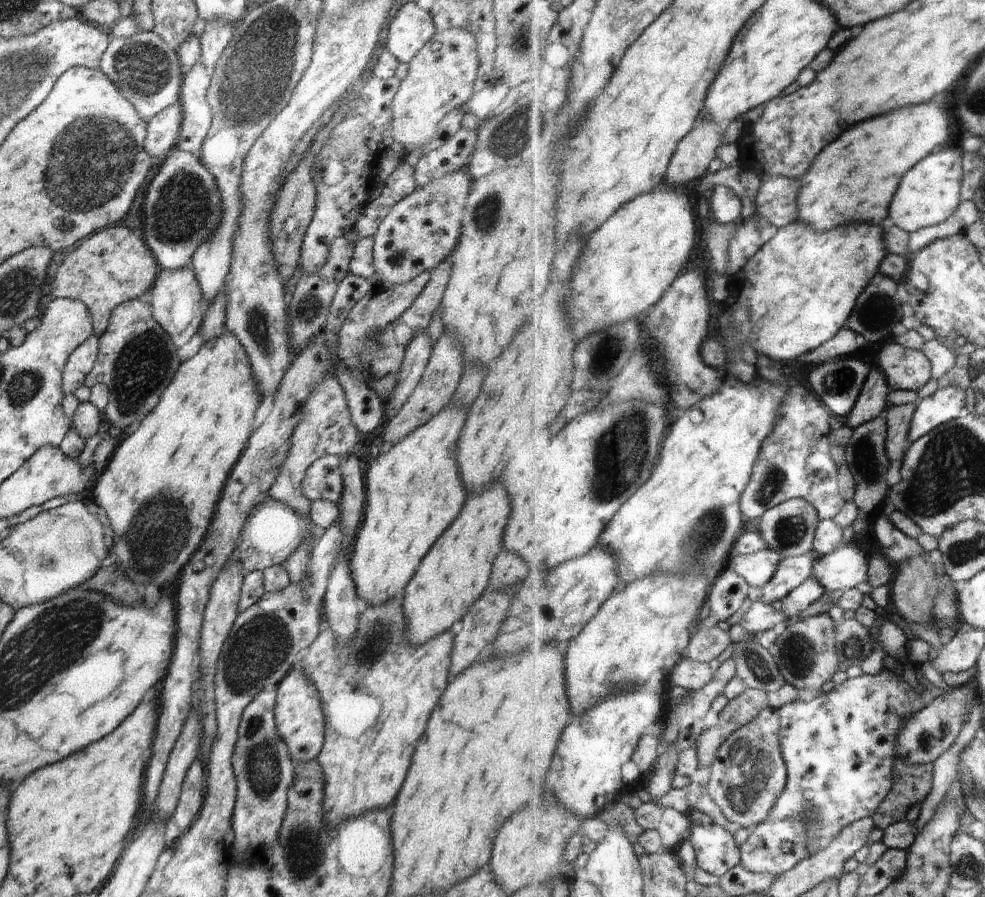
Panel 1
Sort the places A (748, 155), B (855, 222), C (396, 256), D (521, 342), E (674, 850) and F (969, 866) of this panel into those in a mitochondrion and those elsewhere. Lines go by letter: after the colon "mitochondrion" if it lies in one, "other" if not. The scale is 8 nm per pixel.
A: other
B: other
C: mitochondrion
D: other
E: other
F: mitochondrion

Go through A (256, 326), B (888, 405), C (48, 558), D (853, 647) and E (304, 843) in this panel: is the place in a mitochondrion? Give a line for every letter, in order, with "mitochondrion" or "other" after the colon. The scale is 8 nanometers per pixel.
A: mitochondrion
B: other
C: mitochondrion
D: mitochondrion
E: mitochondrion

